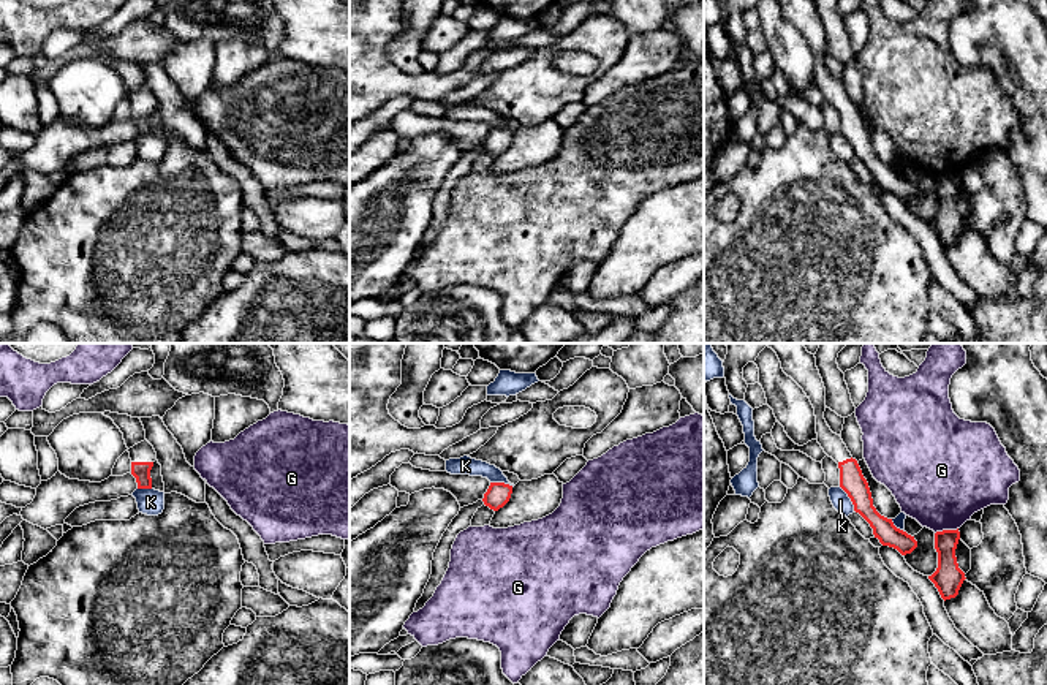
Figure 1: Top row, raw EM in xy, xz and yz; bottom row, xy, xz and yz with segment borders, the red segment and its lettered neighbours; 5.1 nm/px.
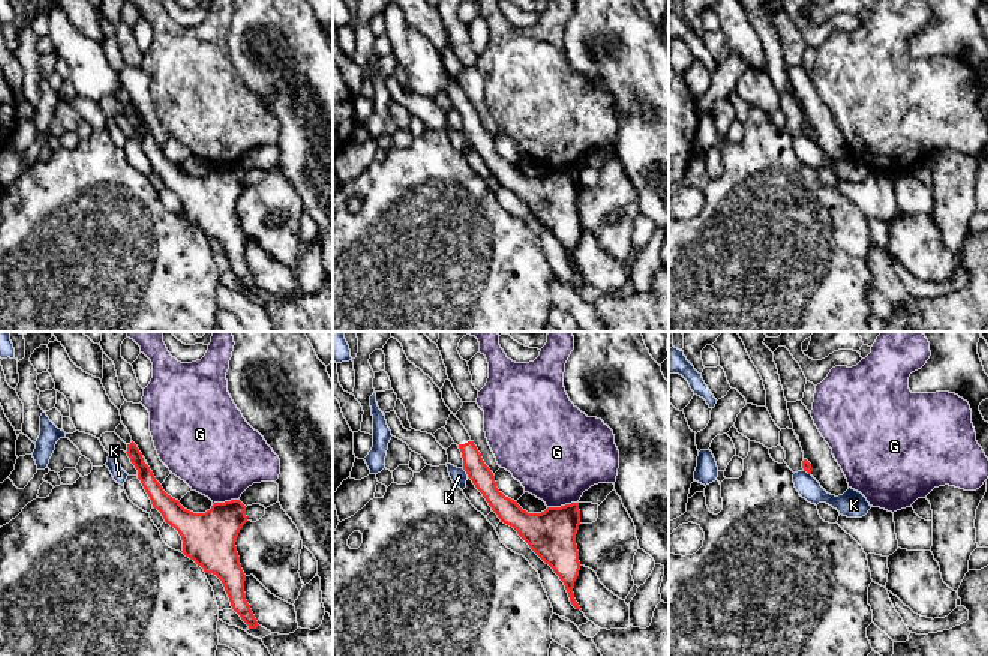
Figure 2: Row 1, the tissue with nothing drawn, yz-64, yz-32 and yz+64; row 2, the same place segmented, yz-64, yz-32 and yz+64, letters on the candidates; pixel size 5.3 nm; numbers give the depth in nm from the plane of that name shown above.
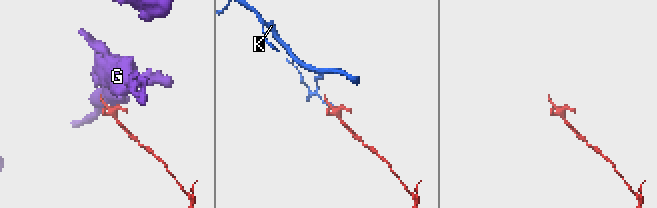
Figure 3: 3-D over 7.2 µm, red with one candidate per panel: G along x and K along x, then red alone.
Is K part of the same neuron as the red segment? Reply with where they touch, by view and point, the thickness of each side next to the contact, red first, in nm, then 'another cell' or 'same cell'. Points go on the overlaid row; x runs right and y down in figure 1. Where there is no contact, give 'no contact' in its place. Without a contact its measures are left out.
meets red in yz at (850, 497); 130 nm thick on the red side, 90 nm on the other; another cell

